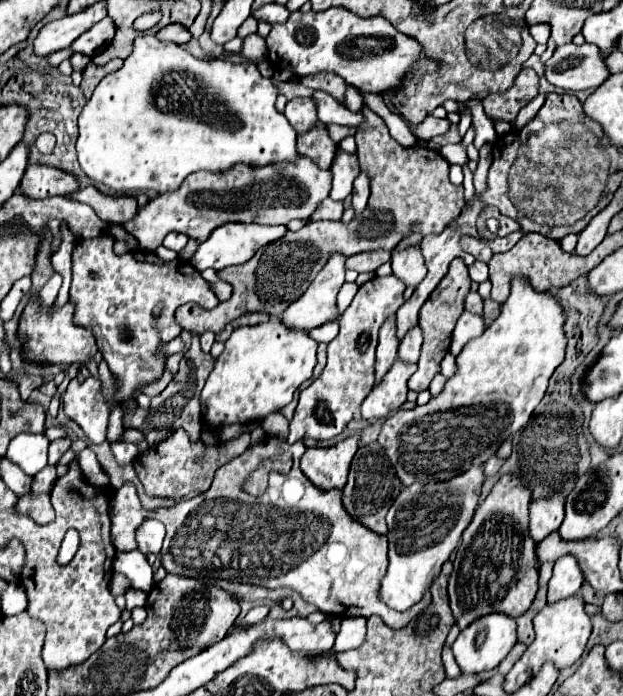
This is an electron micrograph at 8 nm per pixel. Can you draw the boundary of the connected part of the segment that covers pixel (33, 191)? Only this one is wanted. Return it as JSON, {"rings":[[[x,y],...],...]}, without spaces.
{"rings":[[[29,165],[21,179],[21,193],[31,199],[45,199],[53,195],[71,195],[79,189],[79,181],[55,167],[47,165]]]}

